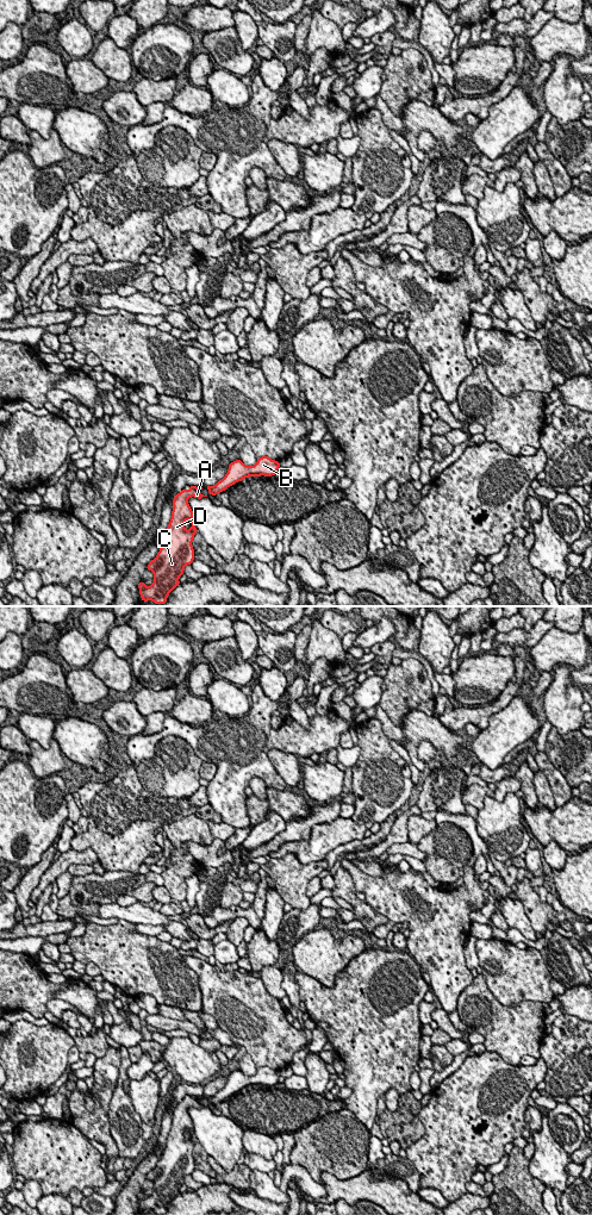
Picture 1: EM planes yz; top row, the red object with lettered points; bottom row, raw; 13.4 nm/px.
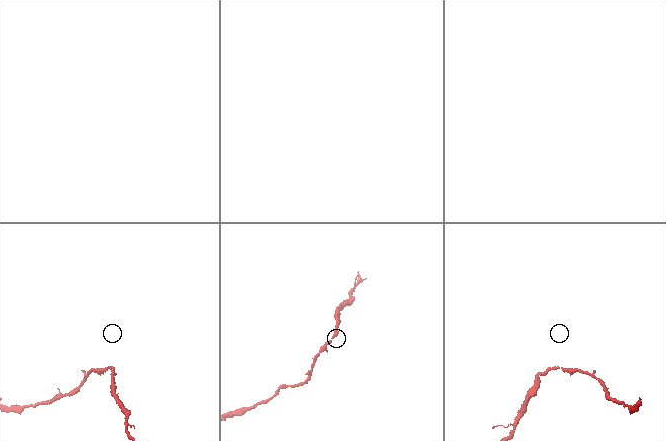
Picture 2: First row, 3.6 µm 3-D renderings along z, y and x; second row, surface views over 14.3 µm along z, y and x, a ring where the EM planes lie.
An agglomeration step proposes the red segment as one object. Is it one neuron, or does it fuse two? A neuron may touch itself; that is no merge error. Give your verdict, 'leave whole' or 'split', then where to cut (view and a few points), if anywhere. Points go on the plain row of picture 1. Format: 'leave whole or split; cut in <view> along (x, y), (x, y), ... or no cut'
leave whole; no cut

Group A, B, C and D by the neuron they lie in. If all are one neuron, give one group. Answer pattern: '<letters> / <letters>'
A B C D

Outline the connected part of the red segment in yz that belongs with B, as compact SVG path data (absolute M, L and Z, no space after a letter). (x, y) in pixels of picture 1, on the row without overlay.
M268 1066L257 1068L257 1072L254 1076L247 1076L238 1068L230 1072L228 1083L220 1091L218 1091L214 1096L206 1096L206 1098L211 1105L216 1105L245 1088L275 1085L279 1077L280 1072L272 1070Z

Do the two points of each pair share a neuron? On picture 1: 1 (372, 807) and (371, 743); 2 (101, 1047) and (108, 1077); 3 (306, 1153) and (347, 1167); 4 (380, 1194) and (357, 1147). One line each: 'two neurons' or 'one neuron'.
1: one neuron
2: two neurons
3: one neuron
4: two neurons

